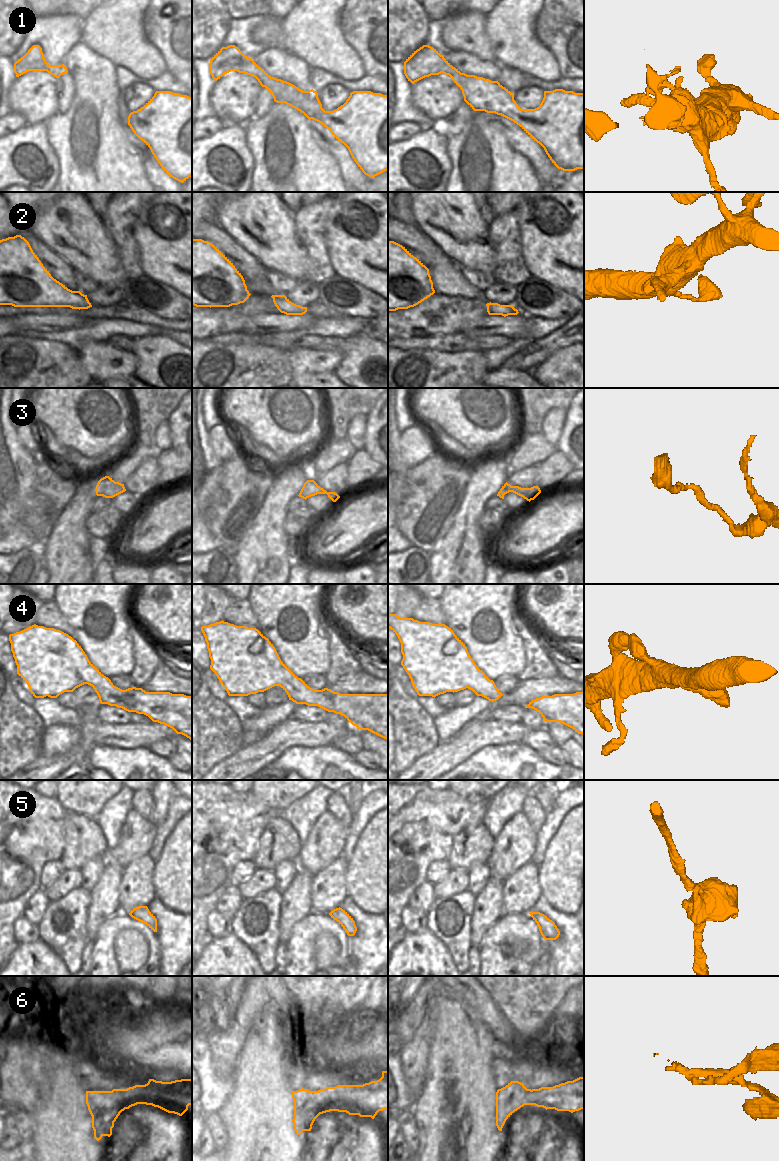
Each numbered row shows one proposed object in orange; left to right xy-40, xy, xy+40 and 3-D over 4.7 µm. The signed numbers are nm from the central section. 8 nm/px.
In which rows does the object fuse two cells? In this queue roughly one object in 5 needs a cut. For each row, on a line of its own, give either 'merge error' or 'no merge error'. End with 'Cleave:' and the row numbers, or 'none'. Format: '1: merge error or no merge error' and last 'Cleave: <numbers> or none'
1: no merge error
2: no merge error
3: no merge error
4: no merge error
5: no merge error
6: merge error
Cleave: 6

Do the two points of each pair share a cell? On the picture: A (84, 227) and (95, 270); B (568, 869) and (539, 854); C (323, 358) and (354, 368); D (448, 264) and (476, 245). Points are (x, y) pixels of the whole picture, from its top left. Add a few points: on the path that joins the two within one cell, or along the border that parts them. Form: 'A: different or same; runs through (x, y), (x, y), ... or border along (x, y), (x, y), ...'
A: same; runs through (84, 238), (84, 243), (95, 255), (95, 259)
B: different; border along (555, 835), (545, 851), (543, 860), (538, 865)
C: different; border along (319, 350), (338, 350), (342, 354), (334, 371)
D: different; border along (446, 255), (459, 268)

